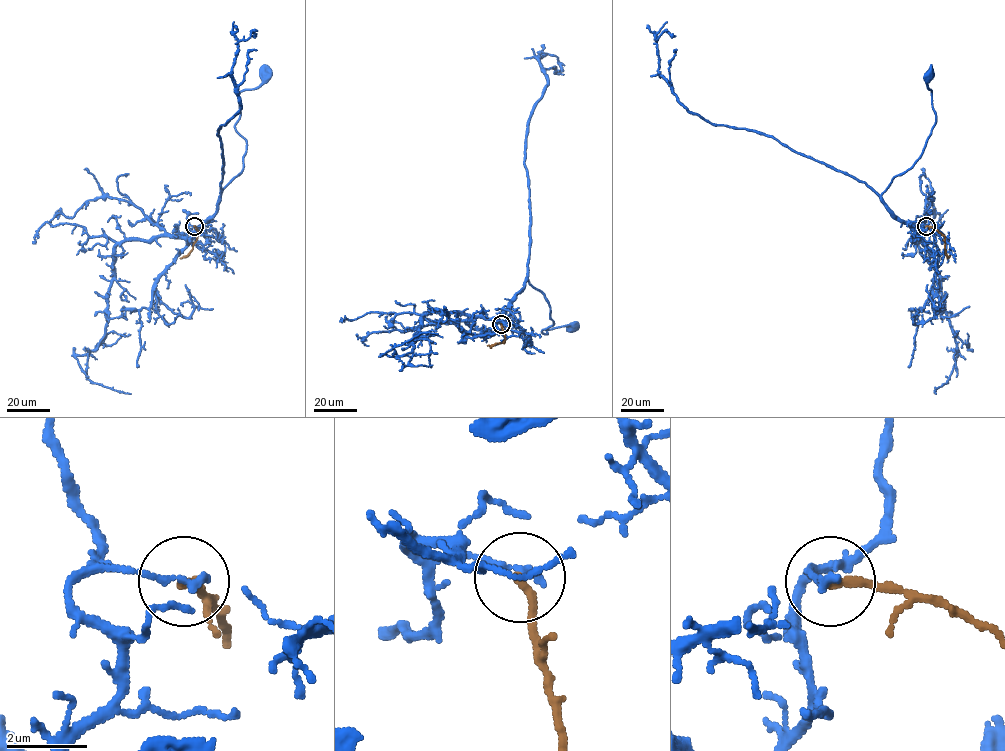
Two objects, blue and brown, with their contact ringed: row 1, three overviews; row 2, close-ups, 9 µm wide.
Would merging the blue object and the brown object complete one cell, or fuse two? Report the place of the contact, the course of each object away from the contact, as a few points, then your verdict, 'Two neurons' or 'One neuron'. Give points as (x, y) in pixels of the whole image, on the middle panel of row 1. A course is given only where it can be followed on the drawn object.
Place: (501, 324). Course of blue: (501, 323), (494, 318), (527, 279), (544, 294), (550, 307), (553, 324), (543, 333), (569, 325), (573, 328). Course of brown: (501, 324), (504, 343), (487, 345). Two neurons

